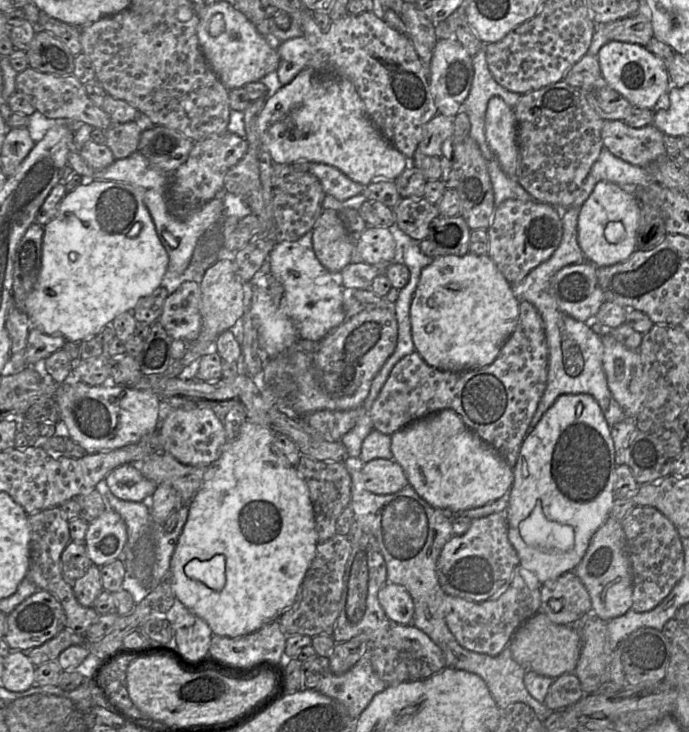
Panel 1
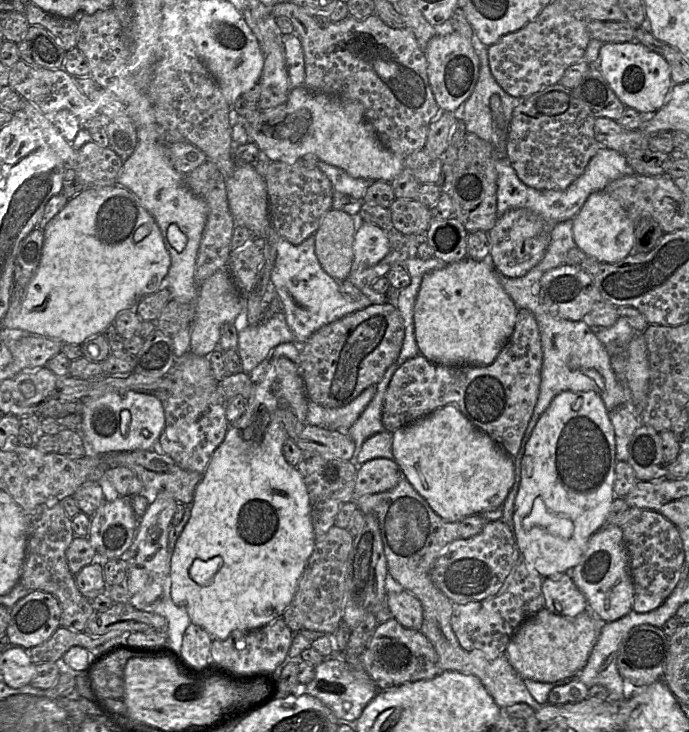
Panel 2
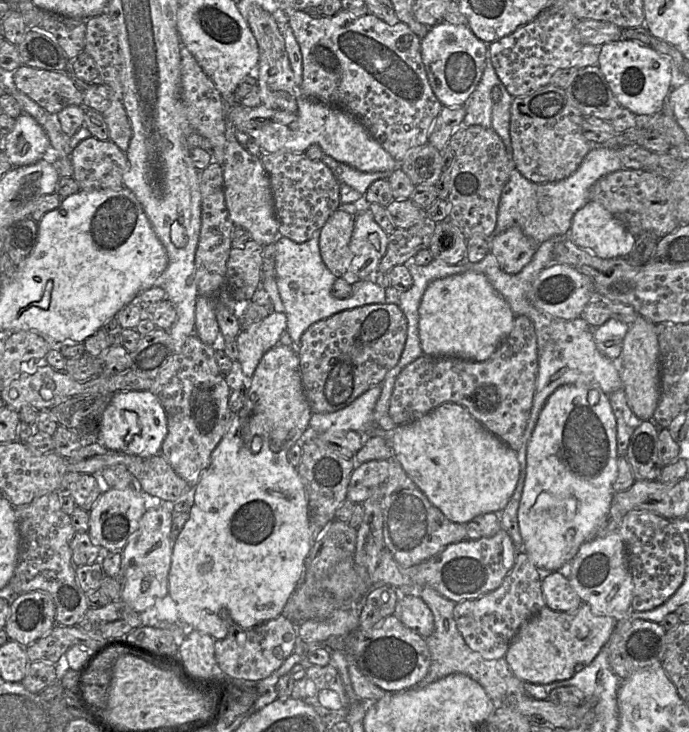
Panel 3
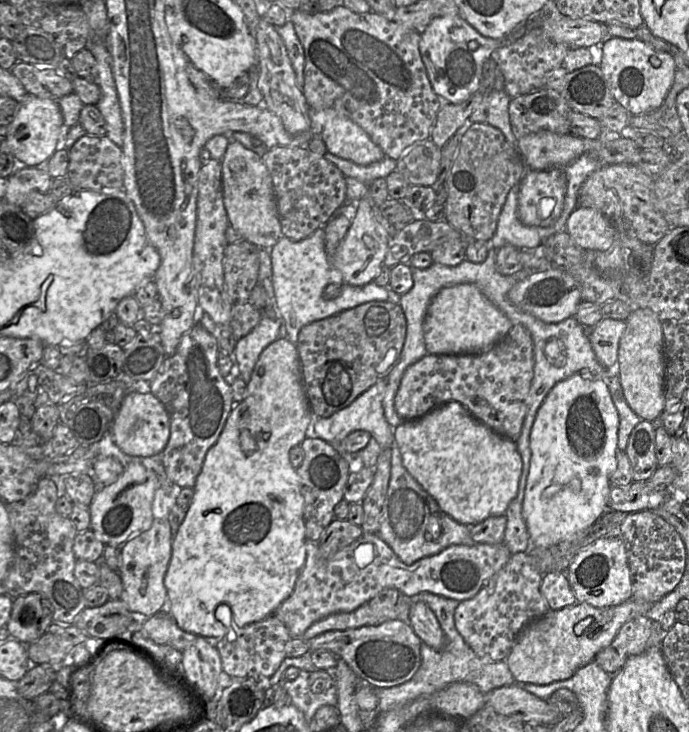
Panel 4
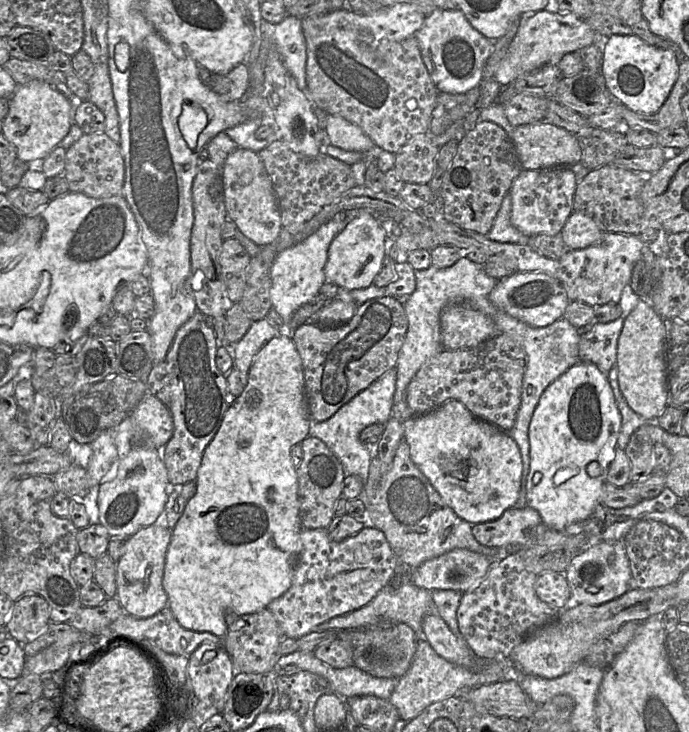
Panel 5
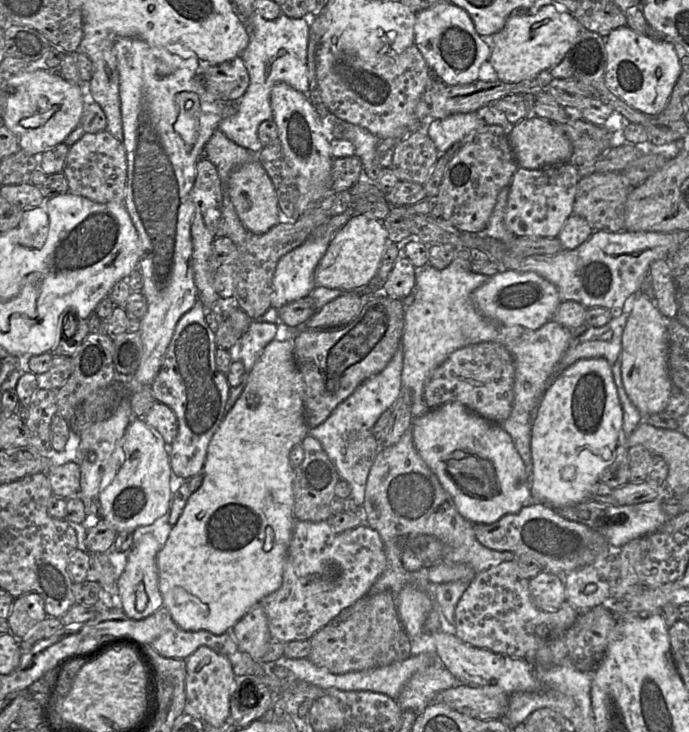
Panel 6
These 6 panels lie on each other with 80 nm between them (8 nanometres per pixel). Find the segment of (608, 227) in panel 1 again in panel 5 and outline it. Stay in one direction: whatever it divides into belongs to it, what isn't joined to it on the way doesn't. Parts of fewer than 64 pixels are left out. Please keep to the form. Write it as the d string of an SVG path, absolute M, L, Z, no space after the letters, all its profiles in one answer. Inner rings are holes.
M573 211L561 236L571 250L584 249L601 242L604 232L595 220L584 213Z

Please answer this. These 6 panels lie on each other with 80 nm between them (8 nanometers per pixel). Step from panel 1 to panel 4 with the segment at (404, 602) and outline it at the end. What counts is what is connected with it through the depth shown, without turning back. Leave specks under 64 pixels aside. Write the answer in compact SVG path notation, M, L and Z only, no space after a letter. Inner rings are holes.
M415 601L409 610L409 621L415 634L422 642L436 650L446 646L446 637L430 607L423 601Z

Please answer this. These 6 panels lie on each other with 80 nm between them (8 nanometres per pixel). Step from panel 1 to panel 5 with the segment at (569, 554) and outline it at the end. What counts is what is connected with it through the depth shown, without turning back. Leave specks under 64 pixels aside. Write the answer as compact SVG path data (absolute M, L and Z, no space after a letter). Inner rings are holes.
M579 362L569 368L558 379L556 379L542 394L539 404L534 412L530 427L529 427L529 442L530 442L530 471L527 477L527 506L536 510L541 516L543 522L550 528L557 531L566 531L570 525L583 522L591 516L596 506L601 502L603 486L606 483L606 476L609 467L616 455L617 440L621 429L622 417L617 407L616 400L610 386L607 373L600 370L595 364L590 362ZM591 462L597 462L601 467L601 474L598 477L590 477L587 473L587 466ZM566 467L574 467L579 469L579 473L561 485L555 485L554 476L556 473Z

